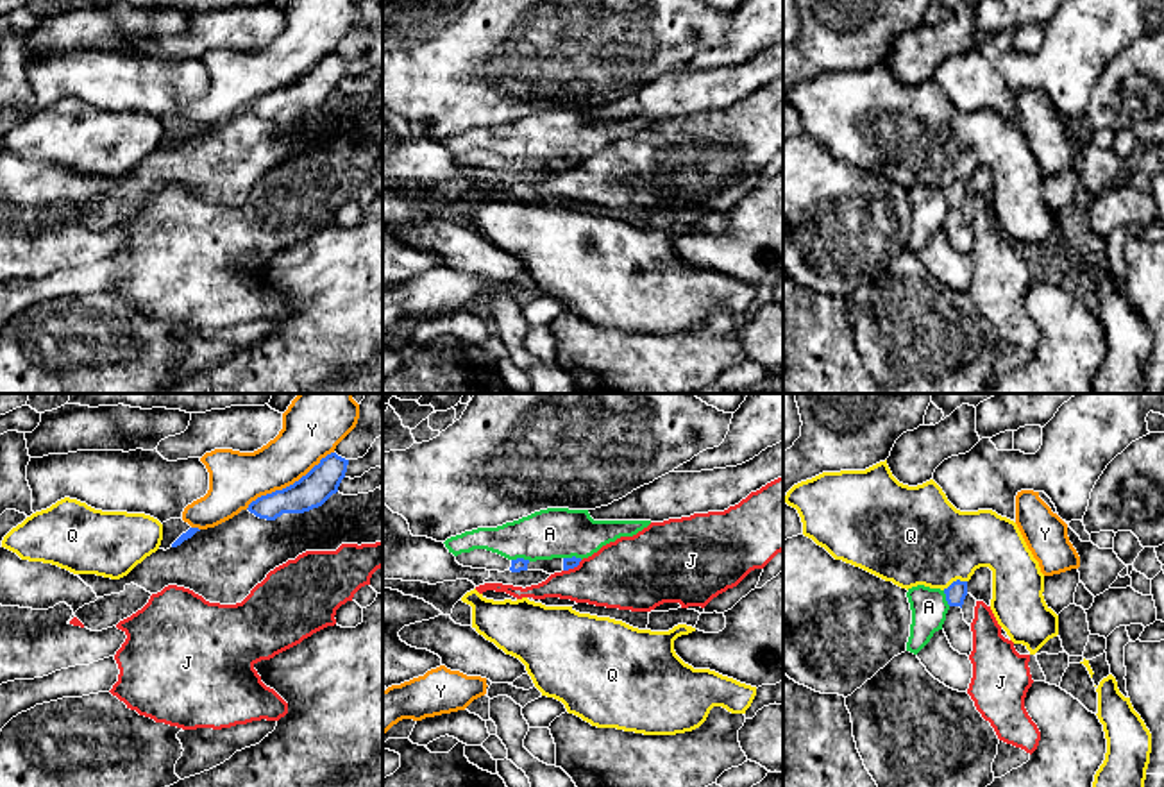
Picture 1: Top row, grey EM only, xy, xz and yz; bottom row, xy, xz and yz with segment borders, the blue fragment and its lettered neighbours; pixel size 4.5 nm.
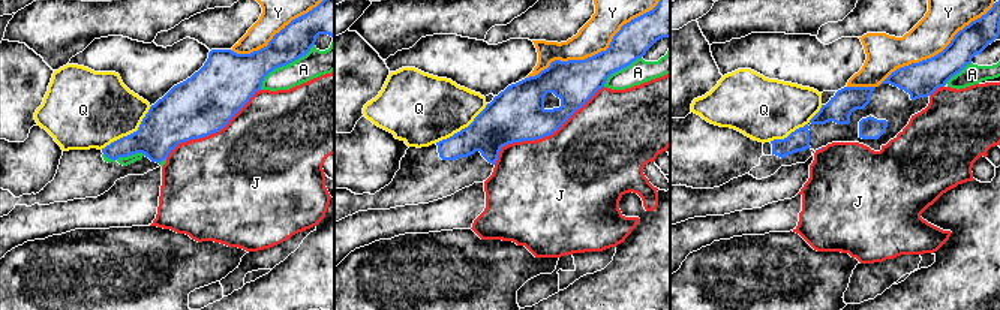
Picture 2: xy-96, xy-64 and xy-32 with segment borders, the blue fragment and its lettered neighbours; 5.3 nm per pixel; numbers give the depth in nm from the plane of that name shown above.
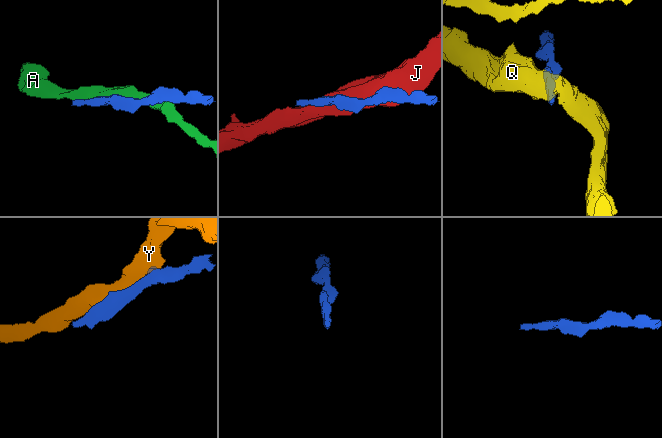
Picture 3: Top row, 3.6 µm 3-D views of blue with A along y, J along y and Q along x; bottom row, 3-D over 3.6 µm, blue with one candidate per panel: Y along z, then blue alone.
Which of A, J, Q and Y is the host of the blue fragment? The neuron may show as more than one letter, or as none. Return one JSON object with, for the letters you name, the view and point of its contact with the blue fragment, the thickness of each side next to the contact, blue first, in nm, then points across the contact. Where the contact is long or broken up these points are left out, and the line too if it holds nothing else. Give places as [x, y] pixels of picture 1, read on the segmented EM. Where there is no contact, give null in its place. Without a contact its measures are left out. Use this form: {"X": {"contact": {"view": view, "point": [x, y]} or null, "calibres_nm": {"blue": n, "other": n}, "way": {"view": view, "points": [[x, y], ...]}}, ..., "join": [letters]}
{"join": []}

